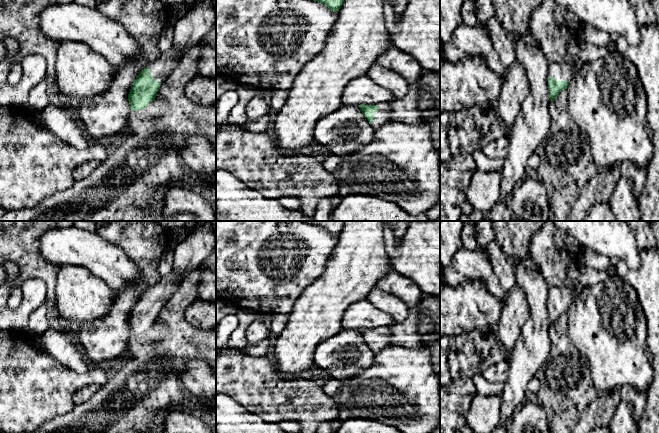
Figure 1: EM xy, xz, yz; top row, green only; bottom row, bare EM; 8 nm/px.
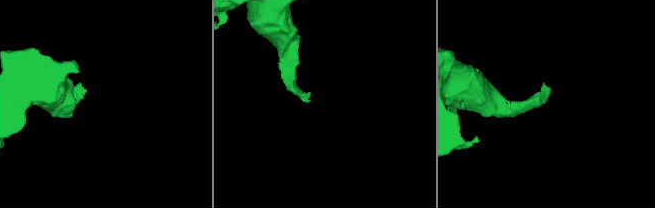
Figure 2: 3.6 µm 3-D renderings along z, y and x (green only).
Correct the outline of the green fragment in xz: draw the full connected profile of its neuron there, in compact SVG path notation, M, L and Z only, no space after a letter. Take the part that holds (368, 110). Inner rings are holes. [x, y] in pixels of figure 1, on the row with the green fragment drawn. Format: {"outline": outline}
{"outline": "M381 103L379 105L361 104L358 107L375 130L391 122L389 103Z"}

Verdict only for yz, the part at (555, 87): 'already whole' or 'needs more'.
needs more

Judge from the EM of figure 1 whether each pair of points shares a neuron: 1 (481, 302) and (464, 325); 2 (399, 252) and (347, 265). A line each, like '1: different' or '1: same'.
1: same
2: different

